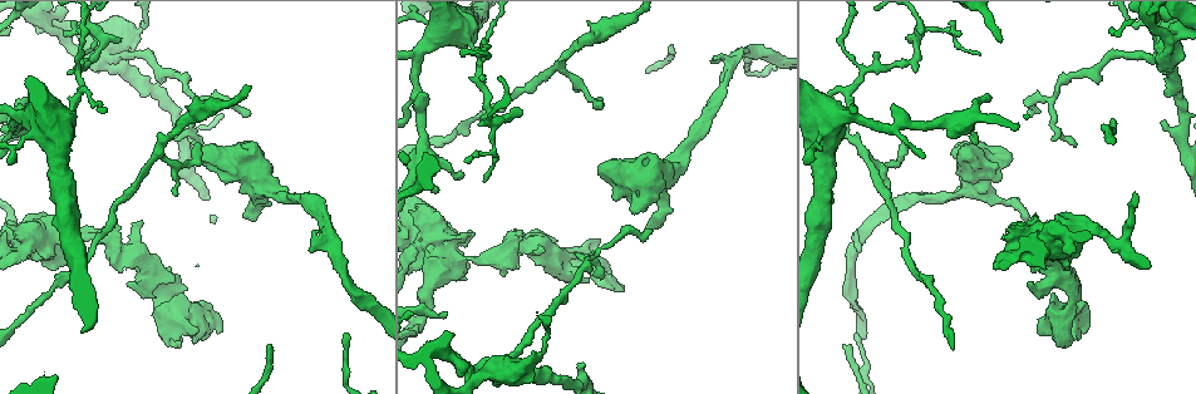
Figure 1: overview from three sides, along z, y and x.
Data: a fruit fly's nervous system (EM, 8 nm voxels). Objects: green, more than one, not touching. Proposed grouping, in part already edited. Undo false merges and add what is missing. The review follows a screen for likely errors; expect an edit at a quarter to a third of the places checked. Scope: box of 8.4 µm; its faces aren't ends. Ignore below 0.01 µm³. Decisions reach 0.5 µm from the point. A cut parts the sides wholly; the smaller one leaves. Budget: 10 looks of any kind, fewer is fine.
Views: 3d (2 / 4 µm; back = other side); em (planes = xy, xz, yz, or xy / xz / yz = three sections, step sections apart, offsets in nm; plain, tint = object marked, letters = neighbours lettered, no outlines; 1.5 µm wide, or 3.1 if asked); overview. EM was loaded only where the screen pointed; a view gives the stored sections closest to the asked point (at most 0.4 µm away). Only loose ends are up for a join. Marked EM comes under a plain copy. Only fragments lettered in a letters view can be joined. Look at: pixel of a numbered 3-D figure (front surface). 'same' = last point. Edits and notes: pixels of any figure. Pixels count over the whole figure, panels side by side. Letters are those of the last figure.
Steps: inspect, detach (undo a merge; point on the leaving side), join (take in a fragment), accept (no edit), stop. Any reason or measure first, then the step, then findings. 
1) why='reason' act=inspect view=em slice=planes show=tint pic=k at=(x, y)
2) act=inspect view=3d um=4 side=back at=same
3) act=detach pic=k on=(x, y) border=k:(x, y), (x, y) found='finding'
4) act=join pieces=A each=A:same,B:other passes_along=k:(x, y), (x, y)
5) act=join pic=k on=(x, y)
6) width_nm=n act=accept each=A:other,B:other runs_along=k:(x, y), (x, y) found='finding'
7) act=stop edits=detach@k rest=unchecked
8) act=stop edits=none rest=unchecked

why='sharp bend' act=inspect view=3d um=4 pic=1 at=(517, 235)

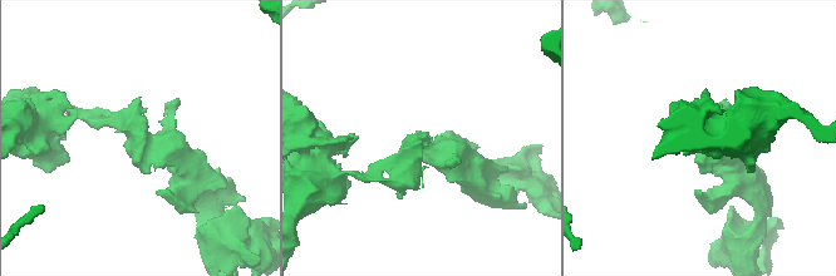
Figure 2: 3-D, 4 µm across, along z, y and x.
arms=3 why='now the EM' act=inspect view=em slice=planes show=tint pic=2 at=(417, 142)

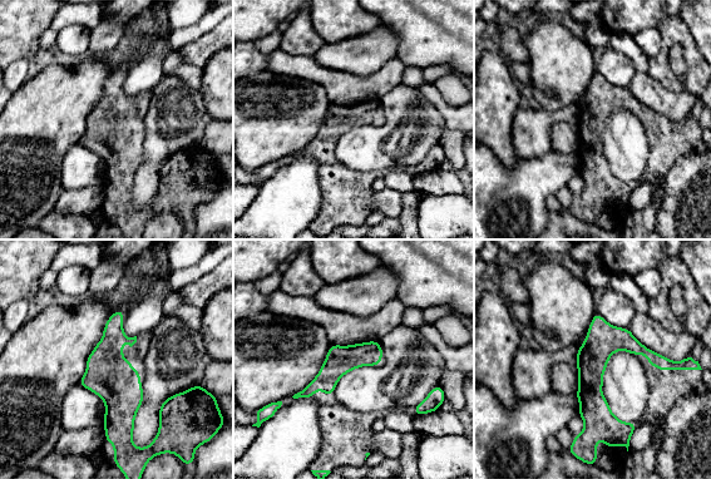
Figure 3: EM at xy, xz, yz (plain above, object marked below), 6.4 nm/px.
act=inspect view=em slice=planes show=letters at=same

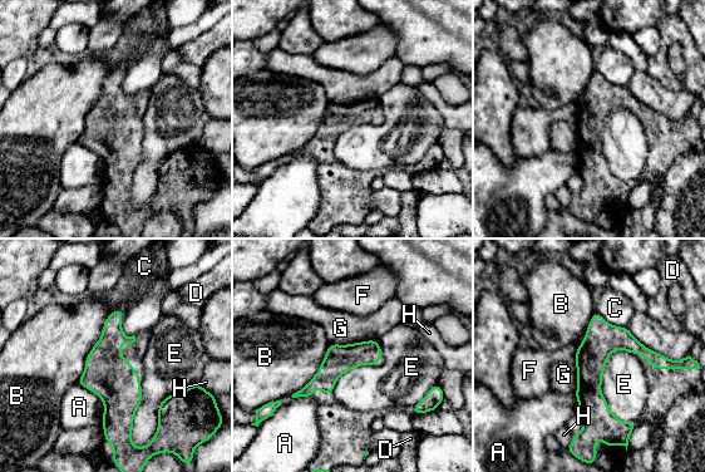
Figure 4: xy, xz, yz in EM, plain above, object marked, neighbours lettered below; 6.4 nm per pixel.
longest_contact=B:500nm act=accept each=A:other,B:other,C:other,D:other,E:other,F:other,G:other,H:other runs_along=4:(118, 311), (112, 327), (118, 434) found='all the same neuron'

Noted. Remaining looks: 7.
why='an open end' act=inspect view=em slice=planes show=letters pic=1 at=(1074, 145)

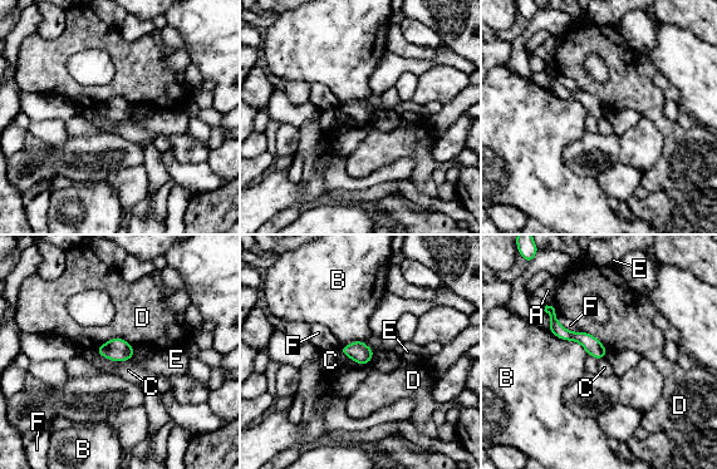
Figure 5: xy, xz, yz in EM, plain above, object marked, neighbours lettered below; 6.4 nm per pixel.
act=accept each=A:other,B:other,C:other,D:other,E:other,F:other border=5:(94, 349), (114, 361), (127, 361) found='none of them fits'

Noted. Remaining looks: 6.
why='calibre changes' act=inspect view=em slice=planes show=tint pic=1 at=(541, 355)

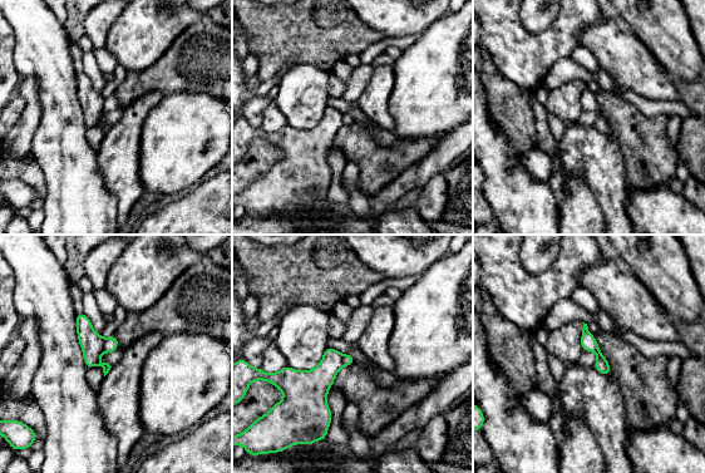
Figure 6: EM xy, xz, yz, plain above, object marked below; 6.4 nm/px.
act=inspect view=em slice=planes show=letters at=same

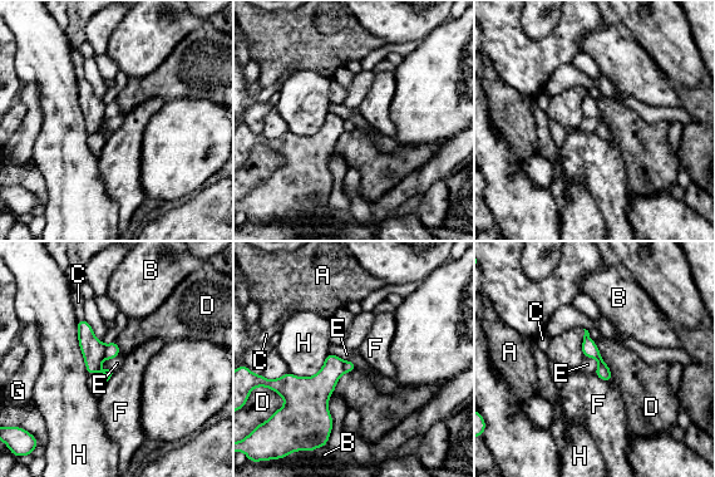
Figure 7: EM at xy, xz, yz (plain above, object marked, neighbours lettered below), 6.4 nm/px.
act=detach pic=7 on=(93, 350) each=A:other,B:other,C:other,D:other,E:other,F:other,G:other,H:other border=7:(105, 345), (103, 357) found='two neurons meet here'

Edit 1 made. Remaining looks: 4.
act=inspect view=overview

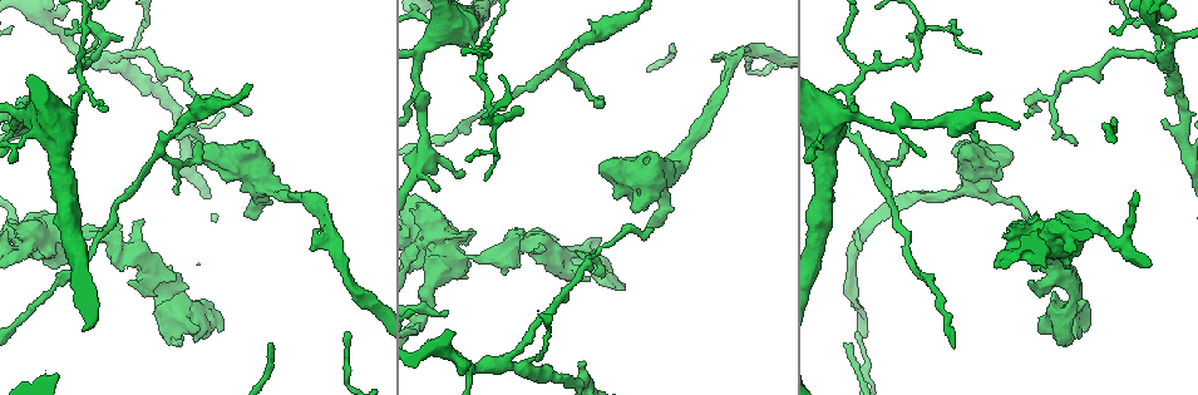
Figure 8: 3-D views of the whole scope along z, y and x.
act=inspect view=em slice=planes show=letters pic=8 at=(648, 224)

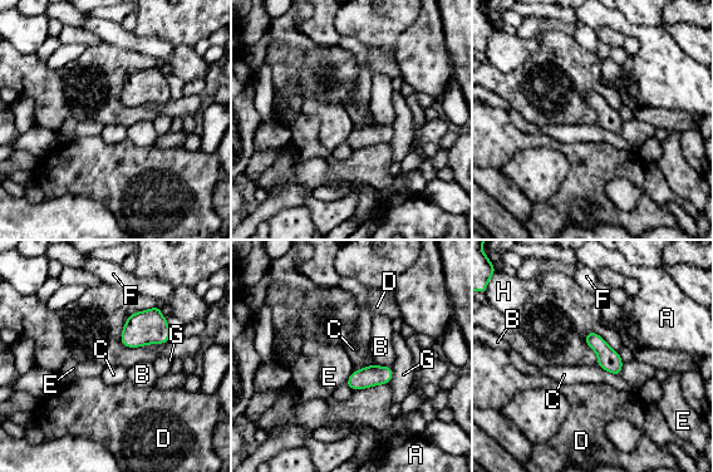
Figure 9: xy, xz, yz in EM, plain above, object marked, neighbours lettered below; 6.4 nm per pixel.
act=accept each=A:other,B:other,C:other,D:other,E:other,F:other,G:other,H:other border=9:(354, 370), (345, 383) found='no lettered fragment goes on from it'

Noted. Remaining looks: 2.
act=stop edits=detach@7 rest=unchecked

